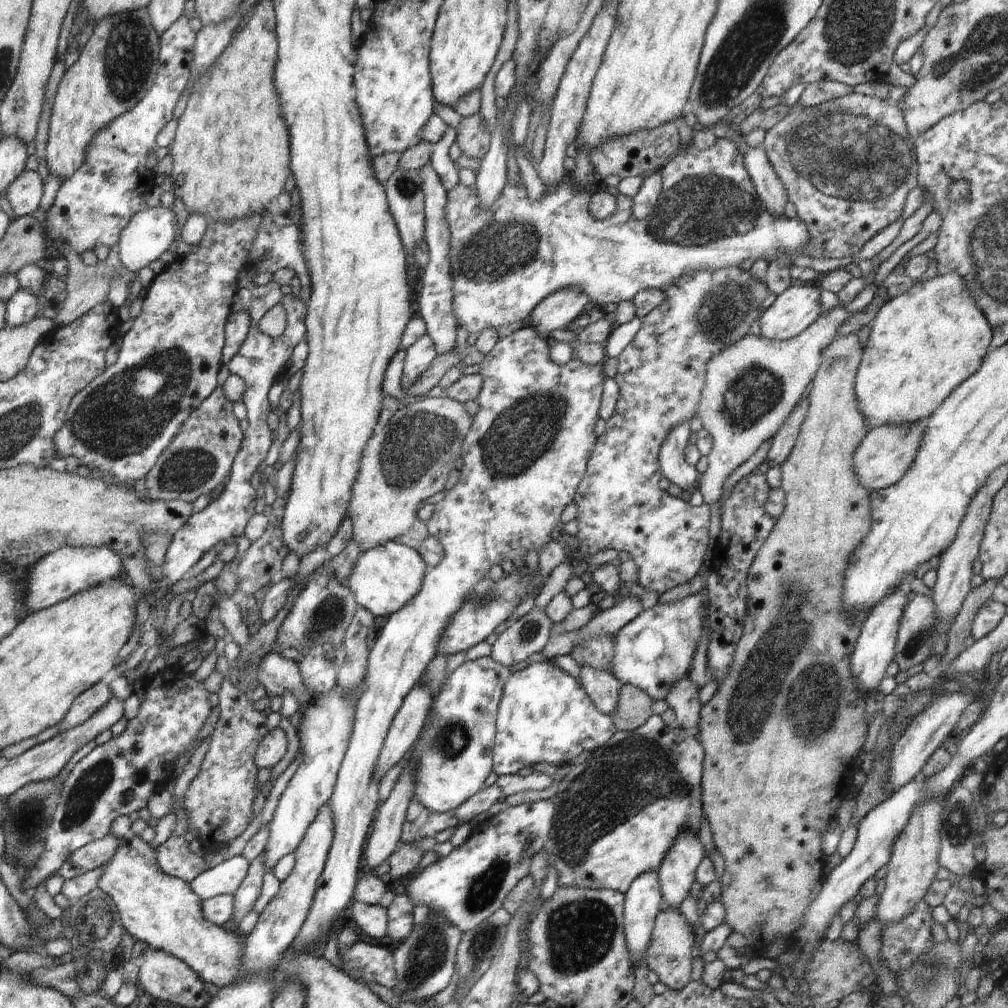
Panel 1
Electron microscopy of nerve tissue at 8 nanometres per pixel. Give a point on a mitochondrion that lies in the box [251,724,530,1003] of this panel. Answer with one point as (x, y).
(426, 958)

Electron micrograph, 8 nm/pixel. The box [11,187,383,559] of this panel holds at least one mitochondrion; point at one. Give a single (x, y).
(109, 420)

